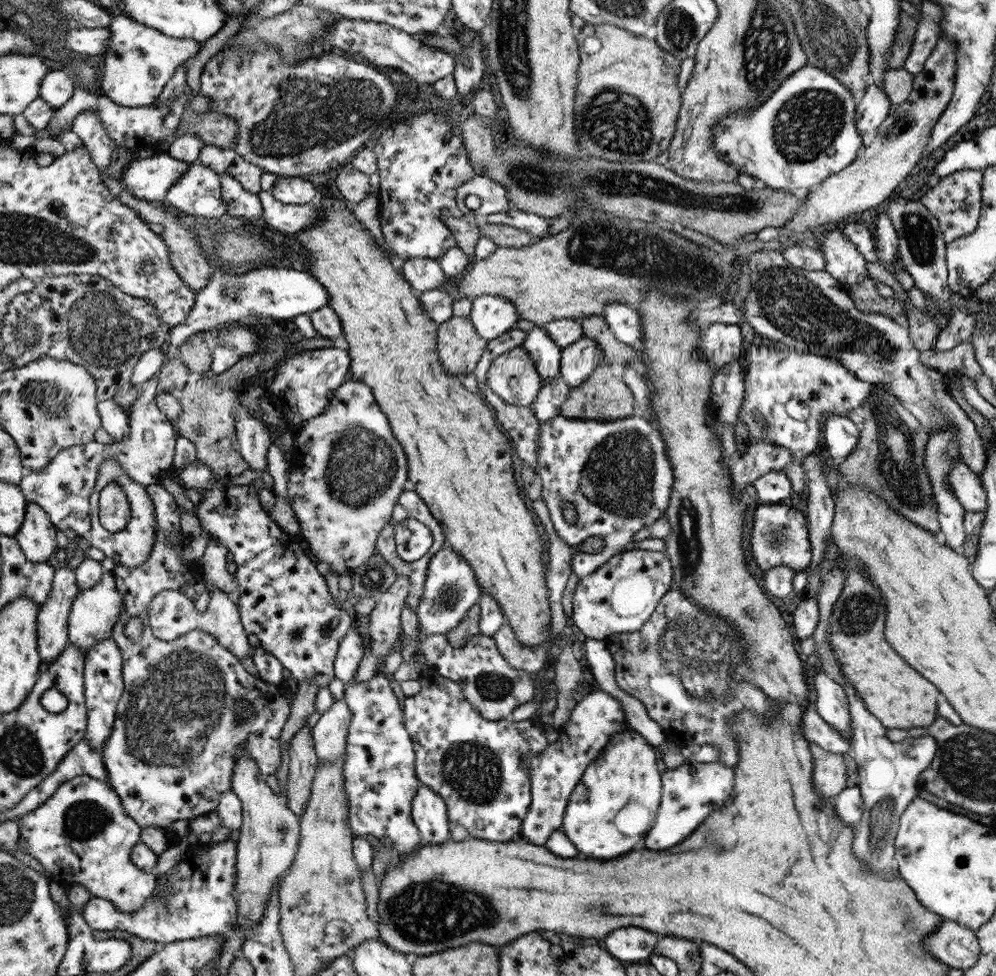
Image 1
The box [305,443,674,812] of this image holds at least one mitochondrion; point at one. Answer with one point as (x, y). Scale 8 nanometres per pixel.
(473, 770)

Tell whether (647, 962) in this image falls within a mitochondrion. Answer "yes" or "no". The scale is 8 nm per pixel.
no

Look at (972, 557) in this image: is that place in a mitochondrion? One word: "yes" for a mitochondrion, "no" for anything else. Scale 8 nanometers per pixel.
no

